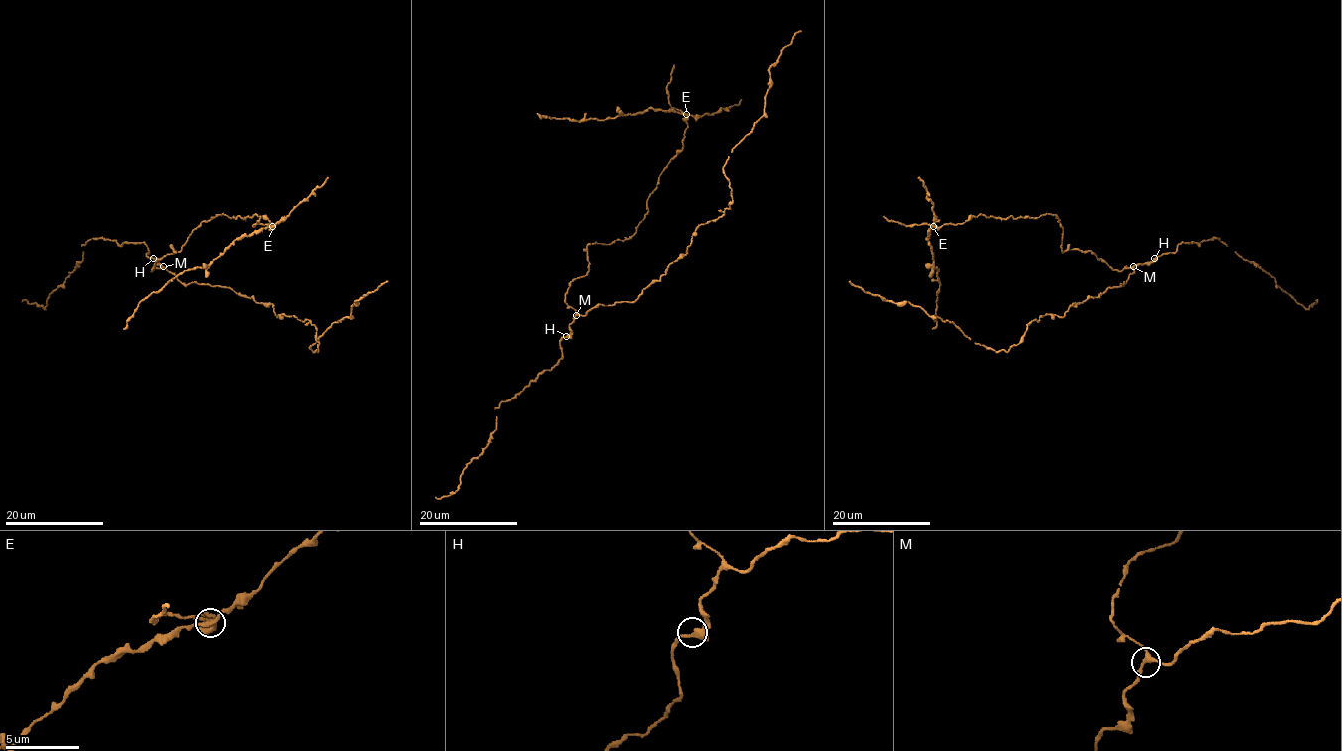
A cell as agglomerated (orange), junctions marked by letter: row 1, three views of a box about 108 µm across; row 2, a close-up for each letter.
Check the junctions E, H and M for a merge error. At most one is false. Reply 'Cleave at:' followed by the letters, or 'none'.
Cleave at: E

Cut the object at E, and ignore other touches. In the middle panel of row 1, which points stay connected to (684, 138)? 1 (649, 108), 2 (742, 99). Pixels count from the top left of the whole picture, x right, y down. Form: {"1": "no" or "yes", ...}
{"1": "no", "2": "no"}

